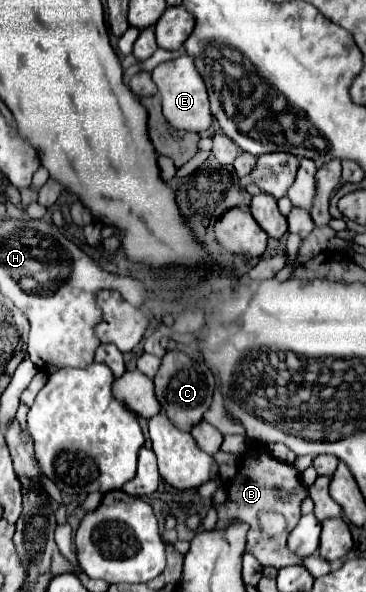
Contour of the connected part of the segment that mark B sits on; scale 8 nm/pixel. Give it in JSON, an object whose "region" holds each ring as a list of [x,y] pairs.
{"region":[[[265,449],[251,451],[243,459],[239,469],[241,471],[237,471],[235,479],[231,481],[227,501],[217,507],[219,529],[227,527],[231,519],[241,519],[249,523],[247,553],[255,555],[261,565],[273,565],[273,567],[299,565],[301,557],[295,557],[295,553],[287,549],[287,535],[297,525],[301,517],[299,505],[307,497],[307,485],[301,483],[299,471],[289,463],[277,461]]]}

